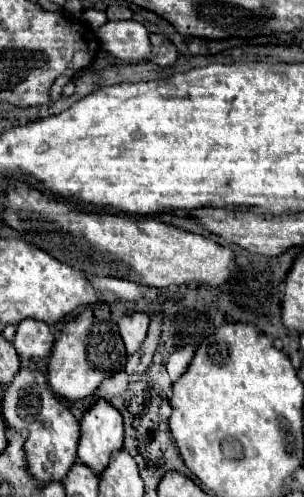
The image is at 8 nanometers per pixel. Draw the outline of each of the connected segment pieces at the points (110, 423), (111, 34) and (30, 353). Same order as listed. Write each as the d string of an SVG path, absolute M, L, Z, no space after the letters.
M98 401L80 421L80 445L78 461L90 465L100 475L114 451L120 451L124 443L122 415L106 401Z
M108 21L96 35L100 47L120 63L140 63L150 57L148 29L138 21Z
M26 319L18 325L18 331L16 331L16 337L12 343L14 343L20 359L36 363L50 355L52 345L54 345L54 335L48 325Z

